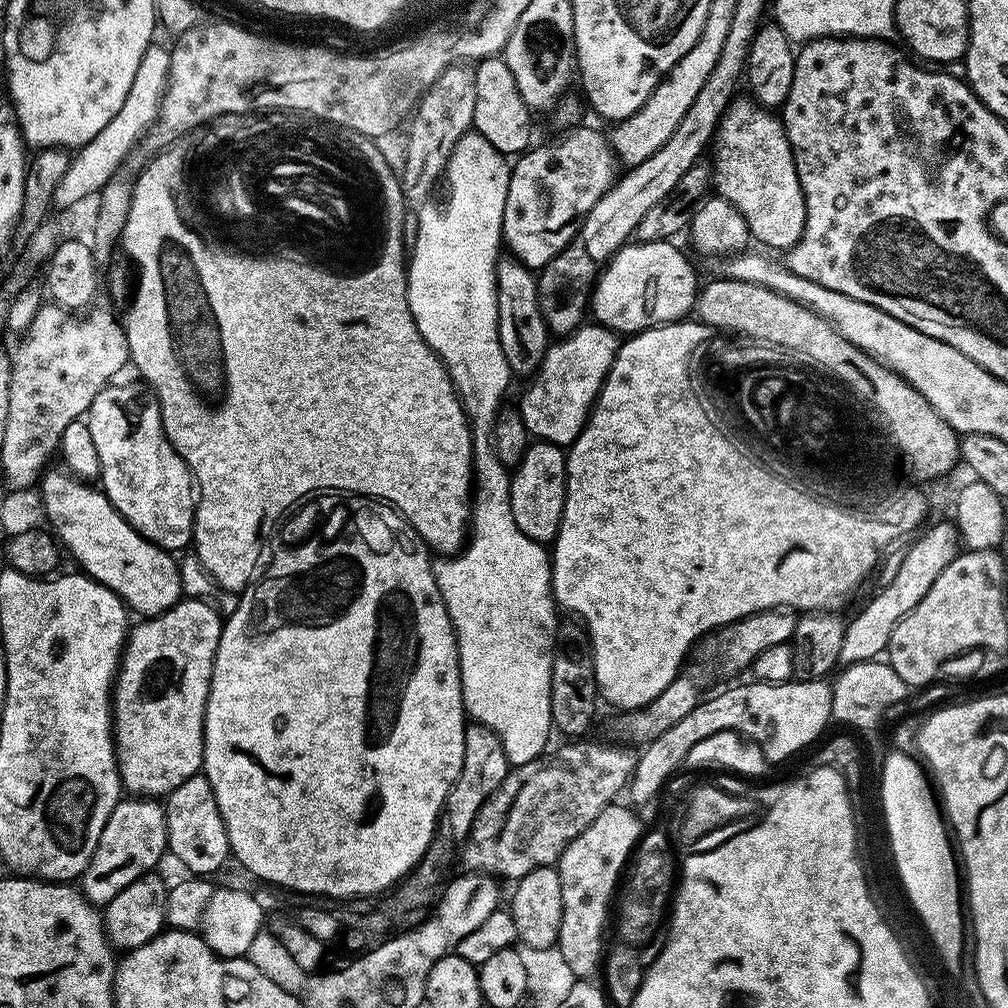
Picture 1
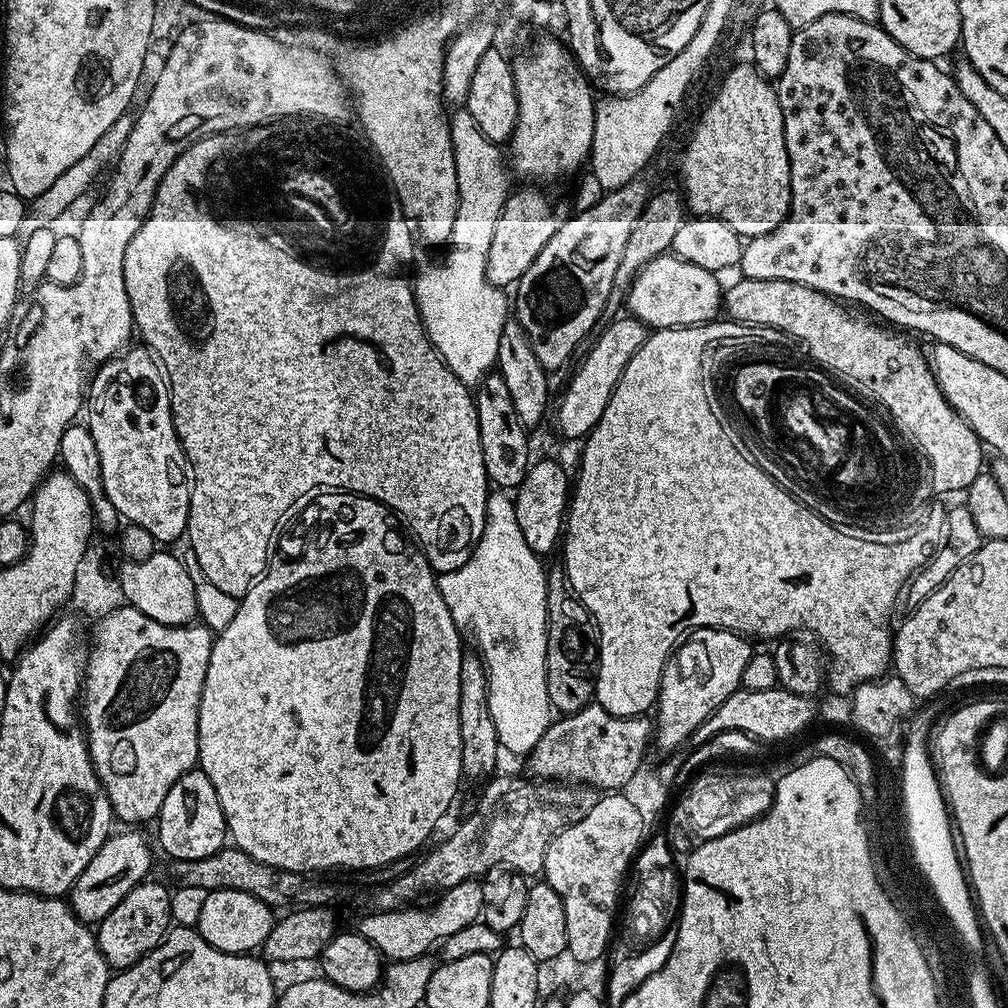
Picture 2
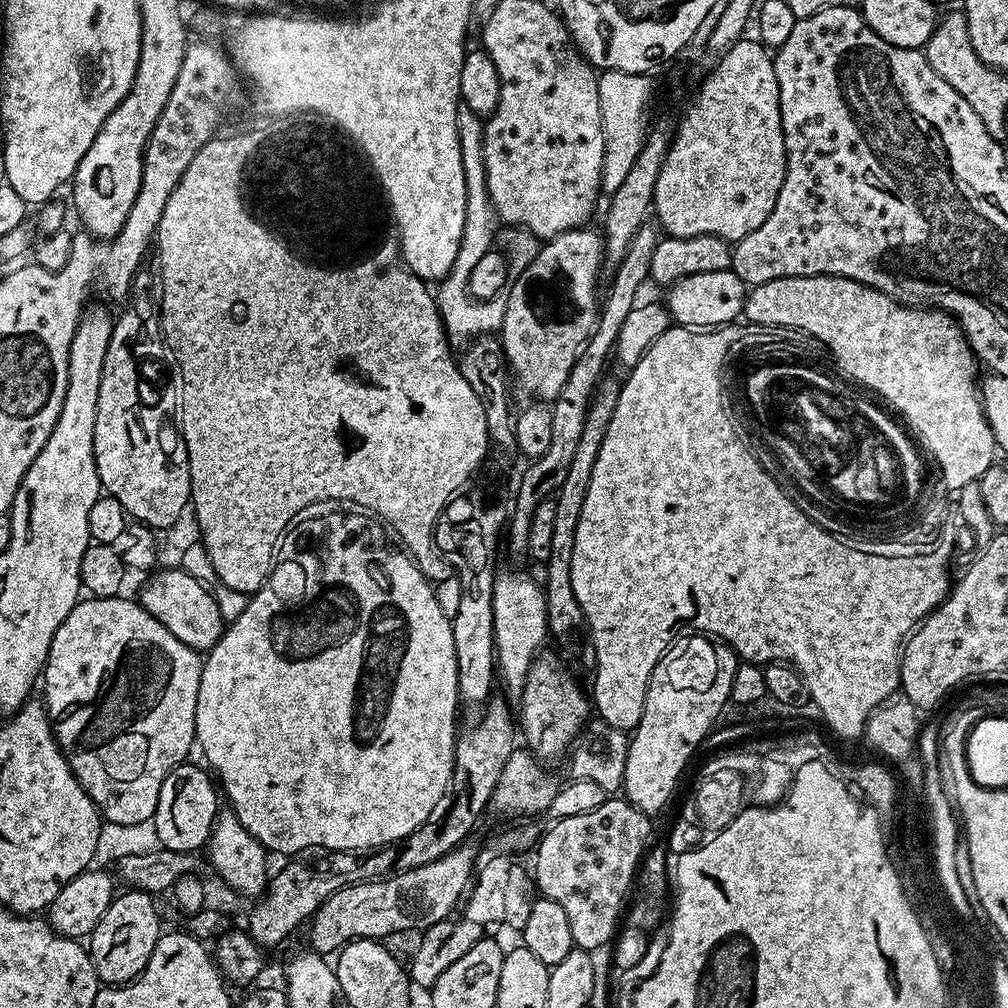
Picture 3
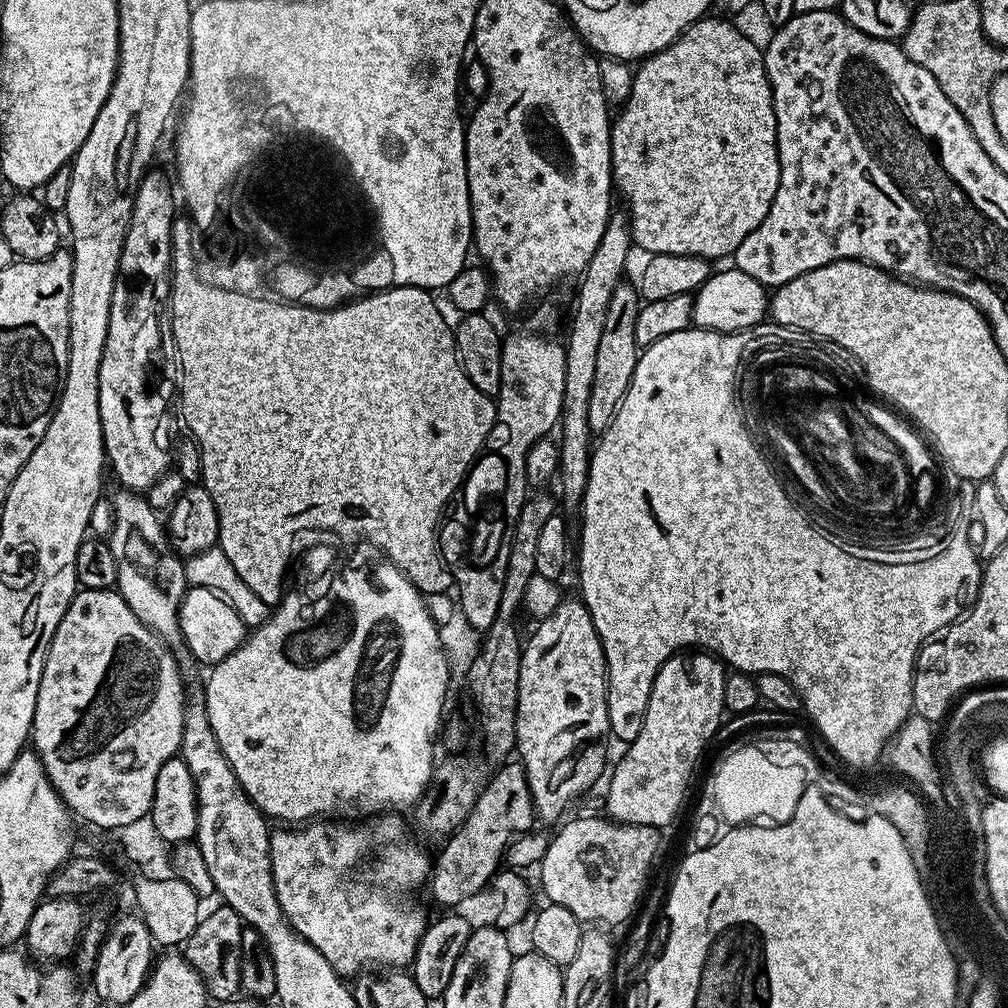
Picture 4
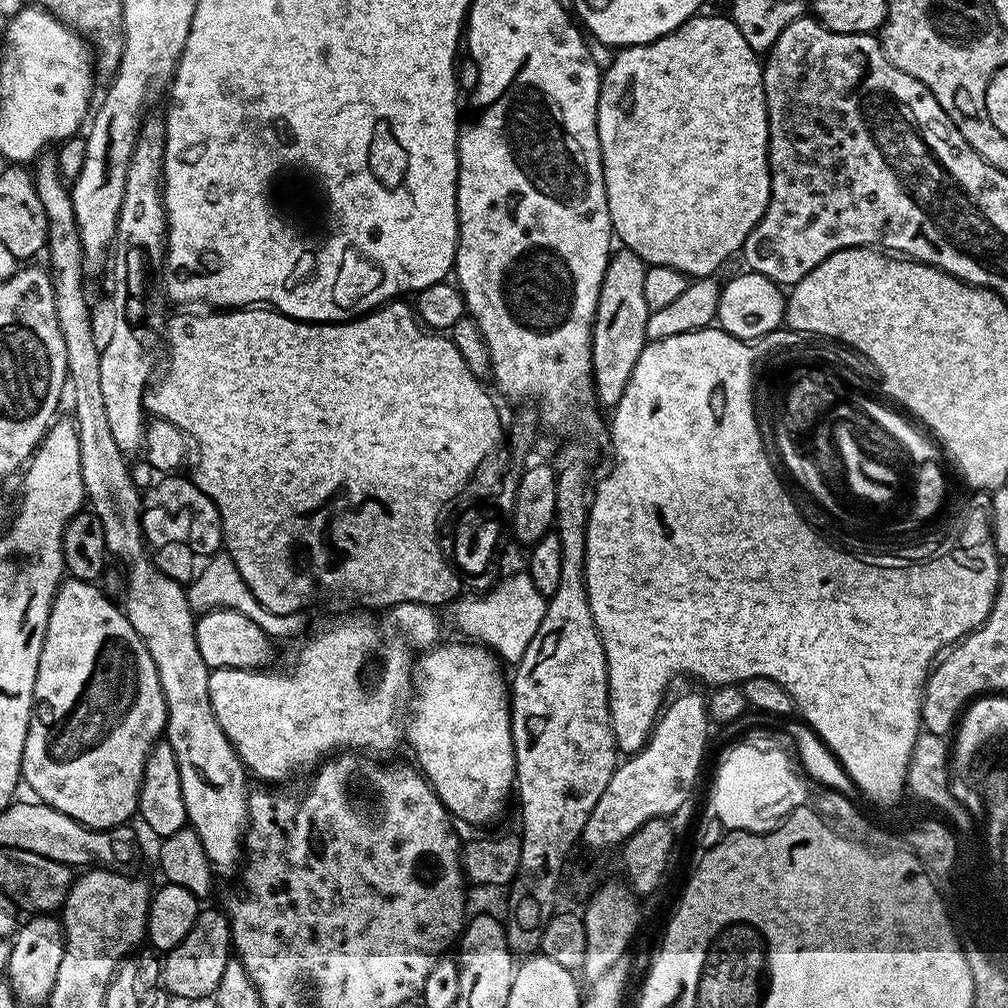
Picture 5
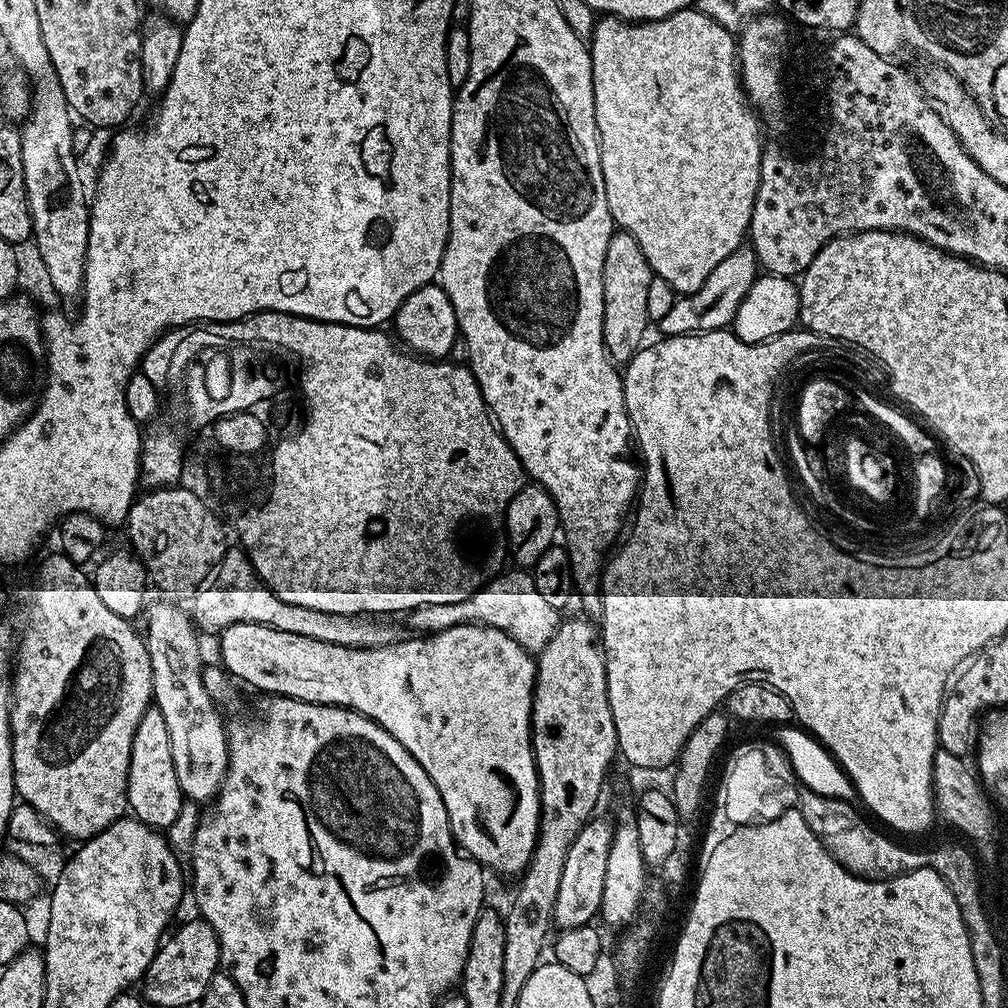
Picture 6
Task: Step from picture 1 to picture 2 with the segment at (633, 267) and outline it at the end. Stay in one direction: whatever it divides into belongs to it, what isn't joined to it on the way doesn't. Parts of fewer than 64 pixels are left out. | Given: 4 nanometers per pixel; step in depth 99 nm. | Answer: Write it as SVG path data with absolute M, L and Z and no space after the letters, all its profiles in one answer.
M665 254L654 258L634 279L626 297L626 308L637 320L652 330L662 328L692 328L695 324L707 324L719 317L722 312L721 277L710 270L702 270L702 266L694 266L682 258Z

